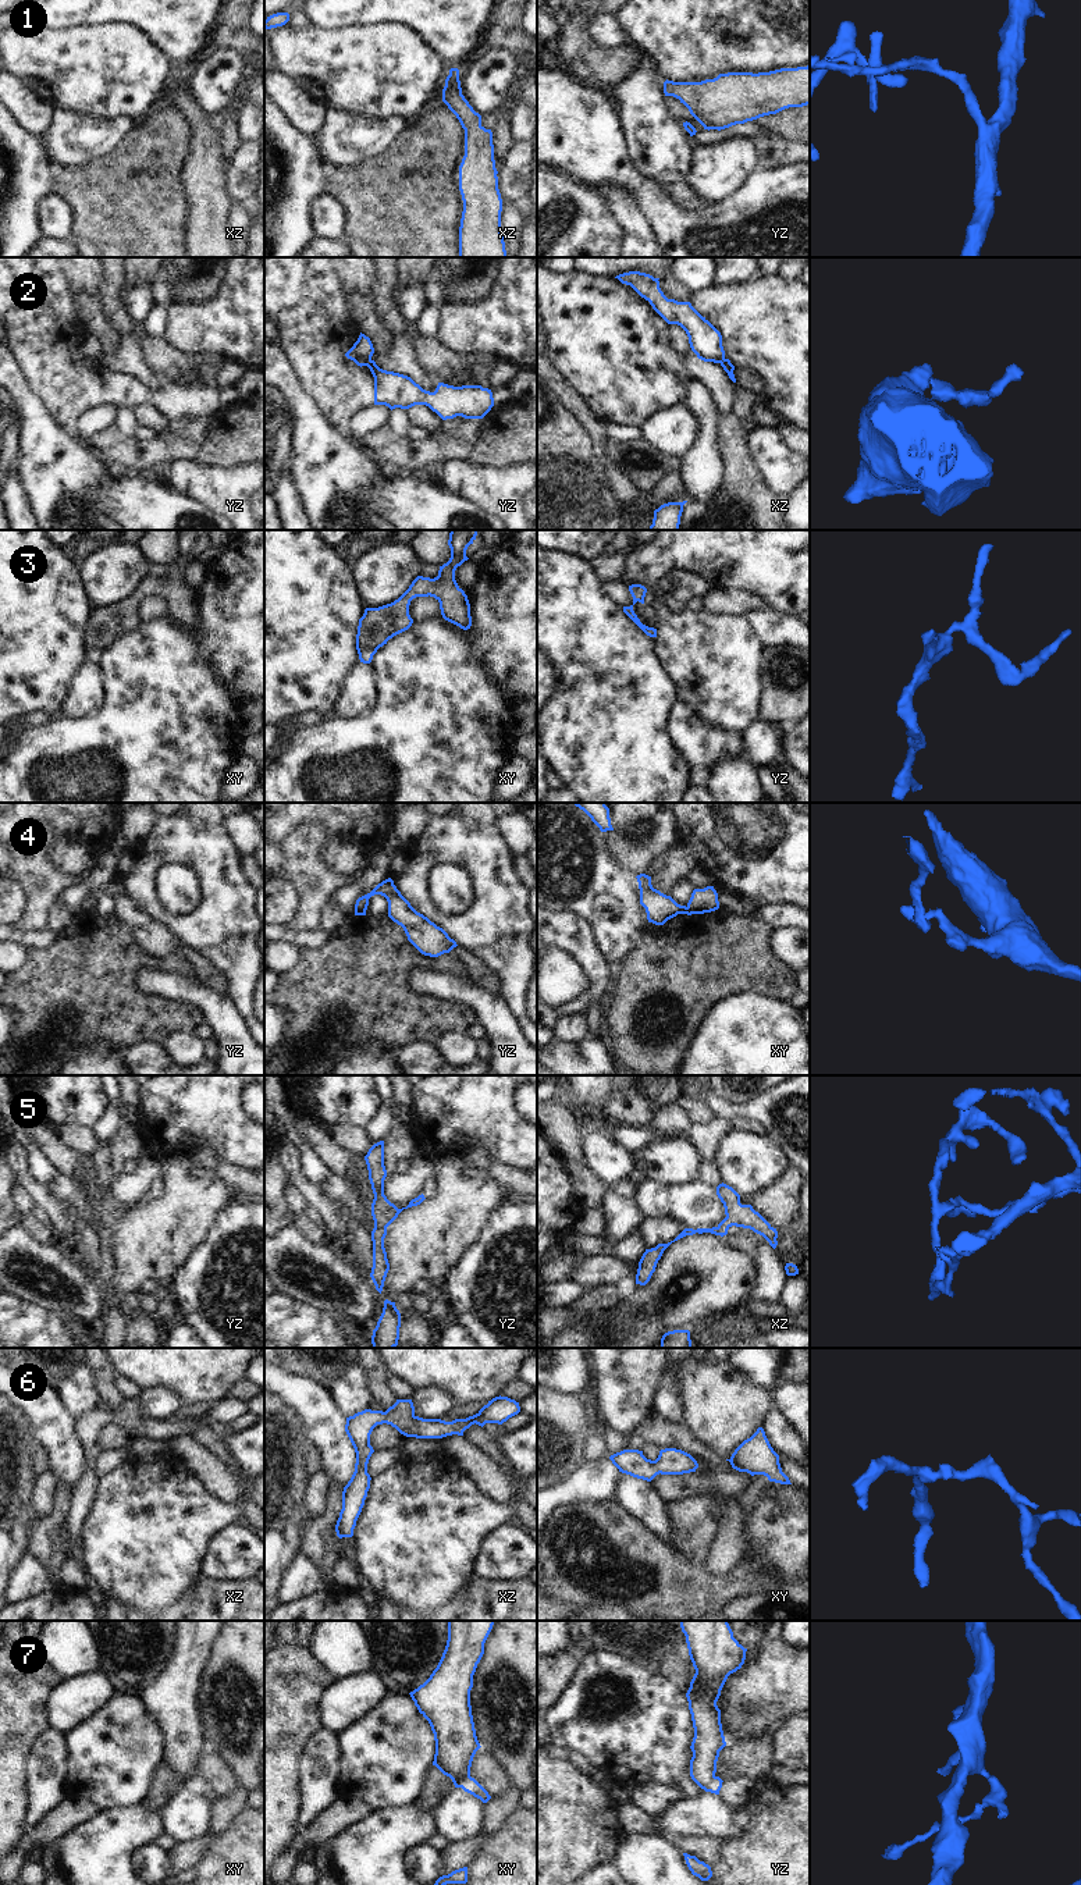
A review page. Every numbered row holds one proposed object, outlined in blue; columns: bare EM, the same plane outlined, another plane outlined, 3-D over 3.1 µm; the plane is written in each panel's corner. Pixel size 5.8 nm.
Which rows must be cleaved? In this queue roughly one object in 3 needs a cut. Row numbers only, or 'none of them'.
2, 4, 7

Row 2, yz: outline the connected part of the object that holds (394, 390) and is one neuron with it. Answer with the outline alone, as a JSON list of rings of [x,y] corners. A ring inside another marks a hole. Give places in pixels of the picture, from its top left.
[[[374,360],[366,363],[374,377],[374,405],[409,409],[426,405],[442,420],[462,416],[483,419],[494,406],[493,392],[481,385],[454,387],[438,383],[434,392],[423,390],[410,377],[380,369]]]

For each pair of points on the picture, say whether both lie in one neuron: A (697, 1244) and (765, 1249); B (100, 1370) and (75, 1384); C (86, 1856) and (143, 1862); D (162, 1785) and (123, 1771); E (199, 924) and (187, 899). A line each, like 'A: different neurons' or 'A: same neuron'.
A: different neurons
B: different neurons
C: different neurons
D: different neurons
E: different neurons

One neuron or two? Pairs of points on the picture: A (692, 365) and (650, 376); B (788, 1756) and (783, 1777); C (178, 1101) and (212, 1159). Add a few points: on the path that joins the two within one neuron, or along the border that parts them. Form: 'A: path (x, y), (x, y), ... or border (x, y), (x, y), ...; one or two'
A: border (683, 367), (687, 373); two
B: border (774, 1764), (795, 1770); two
C: border (195, 1145), (206, 1145), (220, 1160); two

